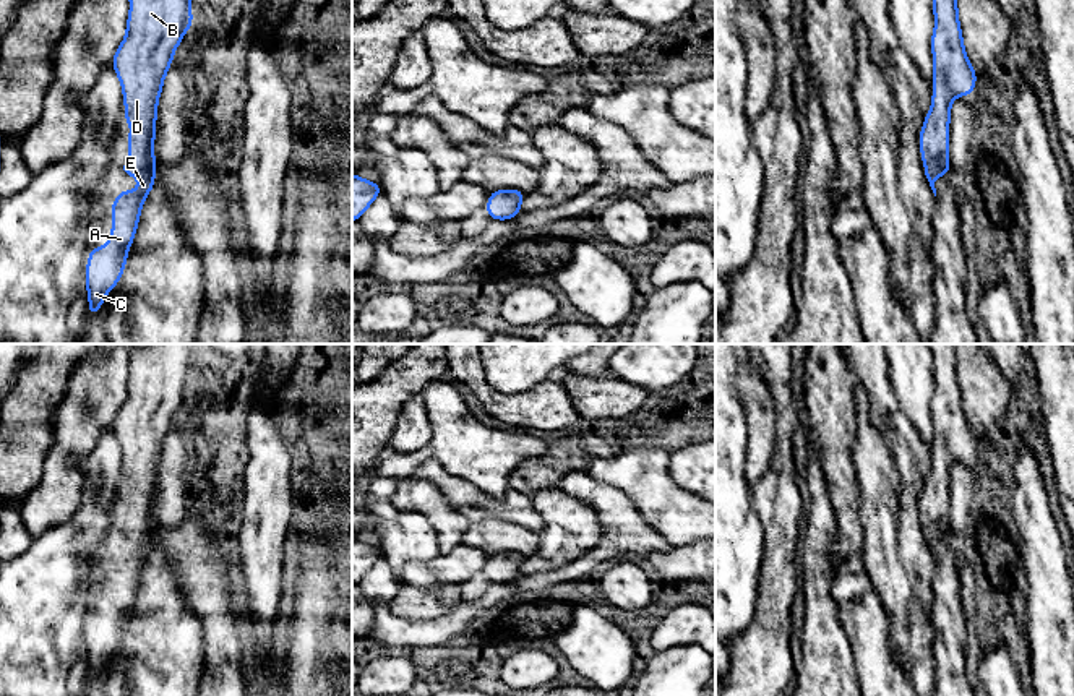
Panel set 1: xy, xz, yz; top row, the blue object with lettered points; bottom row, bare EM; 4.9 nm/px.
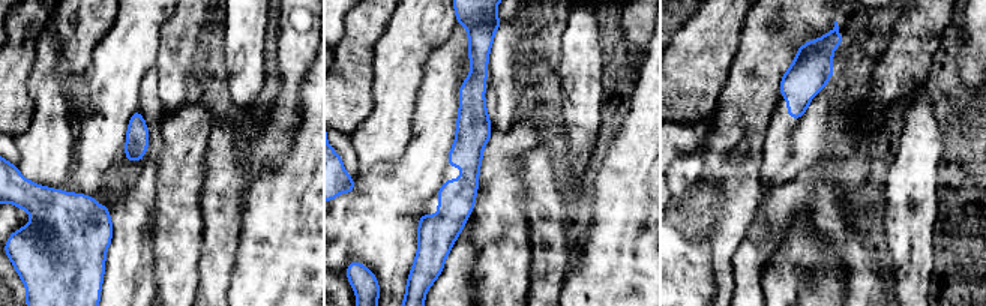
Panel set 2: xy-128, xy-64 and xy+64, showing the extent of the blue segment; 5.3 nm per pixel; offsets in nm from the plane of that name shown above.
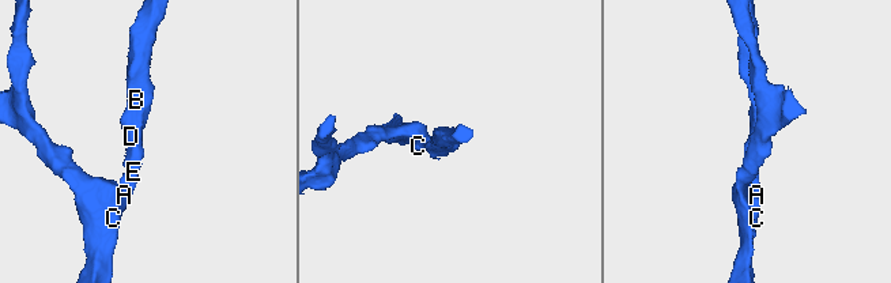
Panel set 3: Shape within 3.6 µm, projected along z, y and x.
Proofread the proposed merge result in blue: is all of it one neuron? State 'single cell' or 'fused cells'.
single cell

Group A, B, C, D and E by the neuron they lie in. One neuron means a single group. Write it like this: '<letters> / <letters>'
A B C D E

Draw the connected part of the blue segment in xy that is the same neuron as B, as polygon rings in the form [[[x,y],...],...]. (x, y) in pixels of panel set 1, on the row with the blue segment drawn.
[[[130,0],[130,16],[127,19],[127,36],[117,49],[112,65],[122,83],[125,99],[125,120],[133,127],[128,131],[130,157],[122,167],[125,175],[138,177],[138,190],[122,190],[118,198],[112,203],[112,235],[102,248],[89,250],[89,261],[86,266],[86,287],[89,295],[89,316],[101,310],[101,305],[110,289],[115,287],[122,277],[127,264],[127,253],[133,242],[141,206],[148,193],[154,187],[154,174],[157,165],[154,162],[154,135],[157,117],[157,99],[162,91],[162,83],[170,68],[172,57],[178,47],[183,34],[193,24],[191,0]]]

